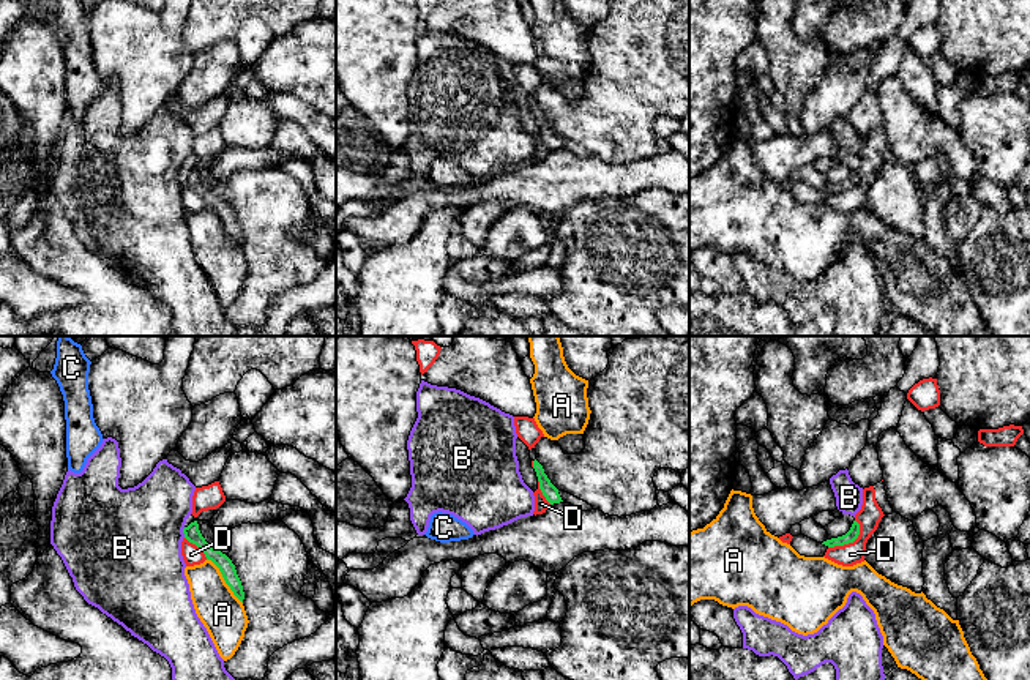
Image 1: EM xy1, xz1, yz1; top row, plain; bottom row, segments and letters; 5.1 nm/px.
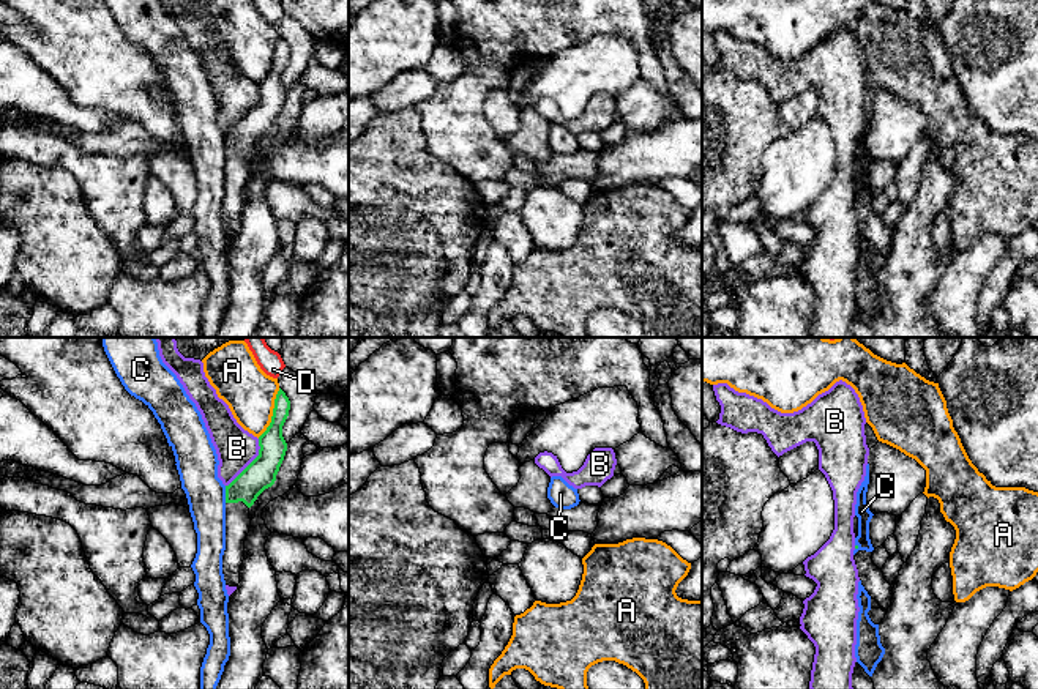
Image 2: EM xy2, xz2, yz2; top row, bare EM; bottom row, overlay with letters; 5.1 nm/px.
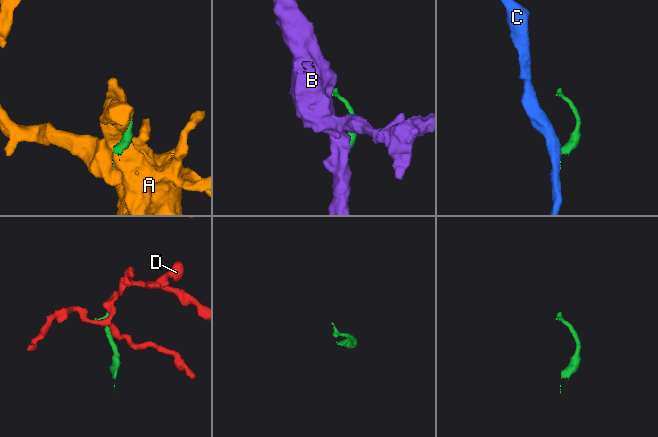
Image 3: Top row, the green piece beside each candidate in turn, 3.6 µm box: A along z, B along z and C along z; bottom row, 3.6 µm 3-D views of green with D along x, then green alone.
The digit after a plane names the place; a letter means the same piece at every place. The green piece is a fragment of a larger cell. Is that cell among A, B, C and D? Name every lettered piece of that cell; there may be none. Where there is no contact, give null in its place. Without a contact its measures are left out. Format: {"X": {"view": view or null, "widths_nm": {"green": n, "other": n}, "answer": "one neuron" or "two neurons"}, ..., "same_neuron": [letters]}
{"A": {"view": "xy2", "widths_nm": {"green": 140, "other": 260}, "answer": "two neurons"}, "B": {"view": "xy2", "widths_nm": {"green": 160, "other": 200}, "answer": "two neurons"}, "C": {"view": "xy2", "widths_nm": {"green": 160, "other": 220}, "answer": "two neurons"}, "D": {"view": "yz1", "widths_nm": {"green": 60, "other": 120}, "answer": "two neurons"}, "same_neuron": []}

